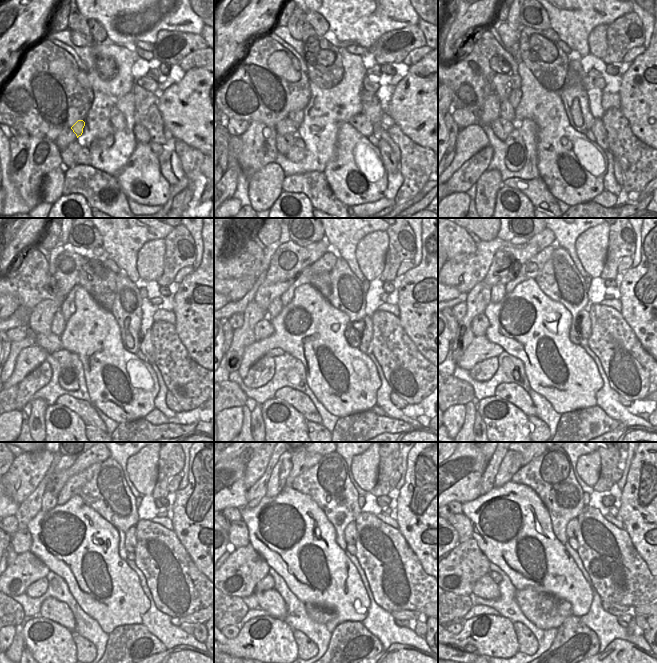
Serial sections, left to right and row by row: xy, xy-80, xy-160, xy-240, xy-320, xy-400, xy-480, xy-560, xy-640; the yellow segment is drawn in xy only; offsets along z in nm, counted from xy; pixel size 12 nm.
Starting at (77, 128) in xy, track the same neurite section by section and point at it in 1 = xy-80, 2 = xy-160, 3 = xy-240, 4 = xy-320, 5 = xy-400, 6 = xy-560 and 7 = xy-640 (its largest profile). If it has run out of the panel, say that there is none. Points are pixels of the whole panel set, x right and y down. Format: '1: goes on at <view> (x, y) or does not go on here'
1: goes on at xy-80 (296, 117)
2: goes on at xy-160 (515, 96)
3: goes on at xy-240 (67, 308)
4: goes on at xy-320 (326, 263)
5: goes on at xy-400 (530, 270)
6: goes on at xy-560 (301, 462)
7: goes on at xy-640 (524, 462)

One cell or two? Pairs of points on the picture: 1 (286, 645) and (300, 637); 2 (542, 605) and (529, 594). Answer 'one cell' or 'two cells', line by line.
1: two cells
2: one cell

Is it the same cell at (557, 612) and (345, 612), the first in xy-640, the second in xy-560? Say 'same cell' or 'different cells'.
different cells

